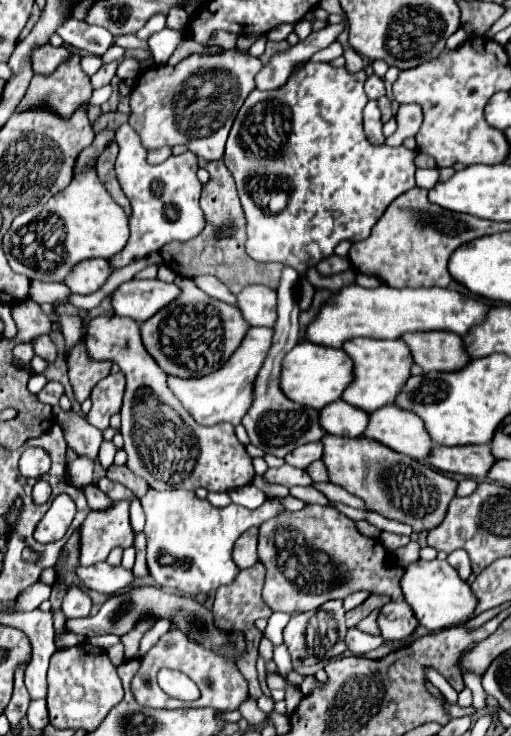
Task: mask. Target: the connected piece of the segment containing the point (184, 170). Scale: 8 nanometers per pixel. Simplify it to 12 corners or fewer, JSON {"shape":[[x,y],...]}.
{"shape":[[128,123],[116,175],[132,203],[118,269],[204,229],[198,157],[148,165]]}

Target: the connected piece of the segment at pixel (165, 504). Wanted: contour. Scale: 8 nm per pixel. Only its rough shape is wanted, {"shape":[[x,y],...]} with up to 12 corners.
{"shape":[[148,489],[146,563],[188,595],[234,583],[234,541],[282,511]]}

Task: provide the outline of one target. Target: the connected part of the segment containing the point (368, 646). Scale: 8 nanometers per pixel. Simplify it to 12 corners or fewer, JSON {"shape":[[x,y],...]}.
{"shape":[[358,629],[346,635],[348,651],[364,655],[380,647],[380,635],[368,635]]}

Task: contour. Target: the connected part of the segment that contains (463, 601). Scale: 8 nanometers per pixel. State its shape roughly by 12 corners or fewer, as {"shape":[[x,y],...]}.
{"shape":[[446,561],[406,567],[402,593],[420,625],[466,625],[468,581]]}

